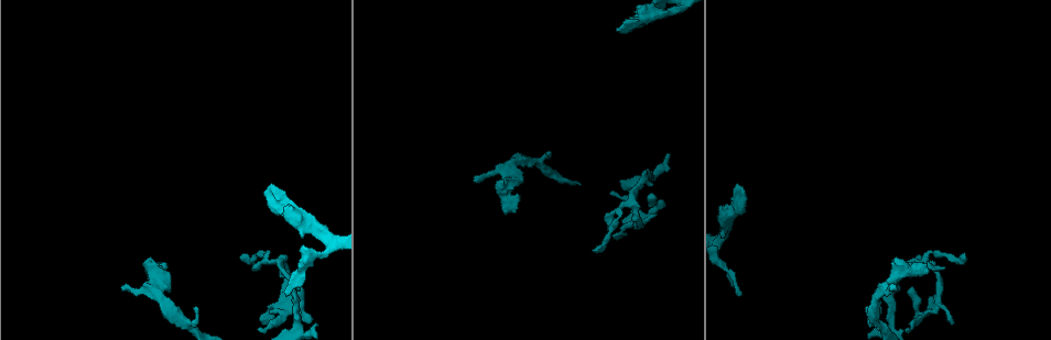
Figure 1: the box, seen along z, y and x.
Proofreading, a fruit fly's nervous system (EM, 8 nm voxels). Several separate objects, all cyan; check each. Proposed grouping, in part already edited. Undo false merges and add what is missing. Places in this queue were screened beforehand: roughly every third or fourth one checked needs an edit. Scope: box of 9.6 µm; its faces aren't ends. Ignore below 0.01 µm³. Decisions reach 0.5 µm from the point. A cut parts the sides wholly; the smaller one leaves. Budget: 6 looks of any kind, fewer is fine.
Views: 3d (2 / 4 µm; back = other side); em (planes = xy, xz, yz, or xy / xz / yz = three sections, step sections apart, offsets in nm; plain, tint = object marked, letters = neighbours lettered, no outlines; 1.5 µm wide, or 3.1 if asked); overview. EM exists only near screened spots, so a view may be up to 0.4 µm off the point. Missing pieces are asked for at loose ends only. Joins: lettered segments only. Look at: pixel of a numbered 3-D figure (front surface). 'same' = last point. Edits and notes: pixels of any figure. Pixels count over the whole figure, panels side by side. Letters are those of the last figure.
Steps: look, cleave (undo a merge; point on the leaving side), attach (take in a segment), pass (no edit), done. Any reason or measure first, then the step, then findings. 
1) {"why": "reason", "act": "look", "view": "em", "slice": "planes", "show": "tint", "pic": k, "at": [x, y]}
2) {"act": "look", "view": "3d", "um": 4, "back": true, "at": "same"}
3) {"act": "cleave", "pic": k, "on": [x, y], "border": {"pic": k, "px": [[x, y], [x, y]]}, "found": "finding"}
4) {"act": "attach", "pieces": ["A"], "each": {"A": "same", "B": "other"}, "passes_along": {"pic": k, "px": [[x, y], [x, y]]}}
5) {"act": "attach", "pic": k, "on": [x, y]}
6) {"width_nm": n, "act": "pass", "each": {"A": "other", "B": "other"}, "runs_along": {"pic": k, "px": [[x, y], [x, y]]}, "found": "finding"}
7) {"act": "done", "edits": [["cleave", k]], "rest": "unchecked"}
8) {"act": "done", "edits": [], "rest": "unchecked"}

{"why": "an open end", "act": "look", "view": "3d", "um": 4, "pic": 1, "at": [619, 26]}

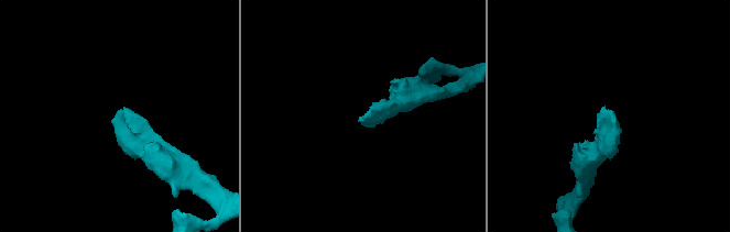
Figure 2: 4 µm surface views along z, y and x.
{"why": "shape alone is not enough", "act": "look", "view": "em", "slice": "planes", "show": "plain", "pic": 2, "at": [117, 113]}

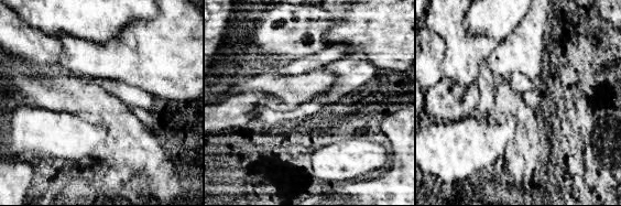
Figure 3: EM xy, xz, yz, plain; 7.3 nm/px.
{"why": "see the neighbours", "act": "look", "view": "em", "slice": "planes", "show": "letters", "at": "same"}

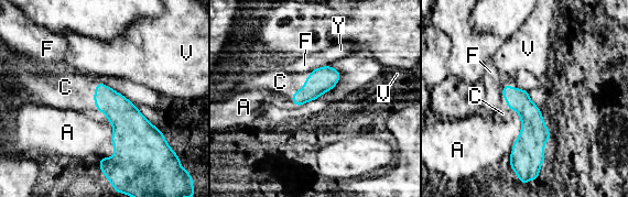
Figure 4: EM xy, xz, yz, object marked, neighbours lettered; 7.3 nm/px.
{"act": "attach", "pieces": ["C"], "each": {"A": "other", "C": "same", "F": "other", "V": "other", "Y": "other"}, "passes_along": {"pic": 4, "px": [[531, 118], [505, 98], [502, 113]]}, "found": "the neuron continues"}

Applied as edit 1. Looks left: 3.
{"why": "sharp bend", "act": "look", "view": "em", "slice": "planes", "show": "tint", "pic": 1, "at": [922, 312]}

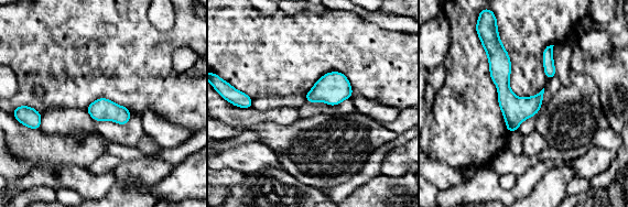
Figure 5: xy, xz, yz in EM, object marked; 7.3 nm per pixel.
{"why": "see the neighbours", "act": "look", "view": "em", "slice": "planes", "show": "letters", "at": "same"}

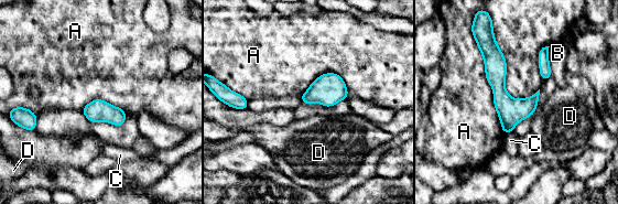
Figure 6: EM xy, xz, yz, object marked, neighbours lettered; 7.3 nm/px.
{"longest_contact_nm": ["A", 550], "act": "pass", "each": {"A": "other", "B": "other", "C": "other", "D": "other"}, "runs_along": {"pic": 6, "px": [[486, 44], [508, 108], [508, 129]]}, "found": "all the same neuron"}

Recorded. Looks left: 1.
{"act": "done", "edits": [["attach", 4]], "rest": "unchecked"}

